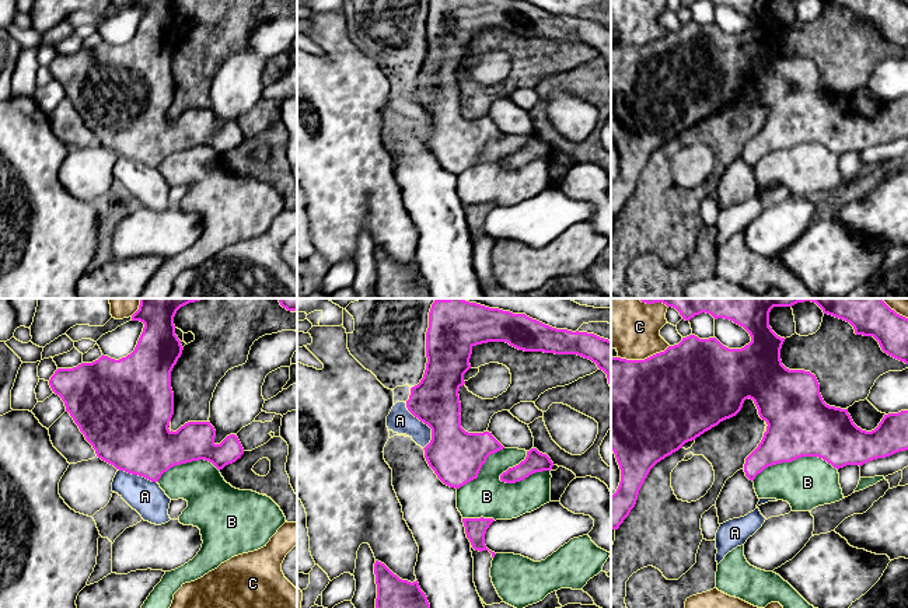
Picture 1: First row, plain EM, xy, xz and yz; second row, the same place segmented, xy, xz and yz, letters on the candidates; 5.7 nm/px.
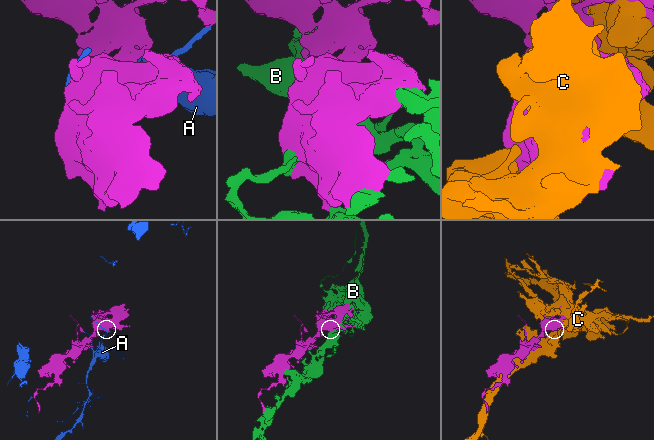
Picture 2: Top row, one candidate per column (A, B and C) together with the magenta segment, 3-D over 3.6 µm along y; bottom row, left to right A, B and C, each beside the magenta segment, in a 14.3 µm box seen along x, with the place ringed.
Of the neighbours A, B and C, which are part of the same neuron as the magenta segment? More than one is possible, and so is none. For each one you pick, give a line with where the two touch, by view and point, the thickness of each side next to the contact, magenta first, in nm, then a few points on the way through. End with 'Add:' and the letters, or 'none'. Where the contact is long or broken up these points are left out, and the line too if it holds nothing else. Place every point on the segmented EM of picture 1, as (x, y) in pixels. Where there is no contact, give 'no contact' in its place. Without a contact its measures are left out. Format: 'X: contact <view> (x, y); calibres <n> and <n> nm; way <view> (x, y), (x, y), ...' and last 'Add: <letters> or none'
B: contact xz (524, 478); calibres 120 and 240 nm
Add: B

